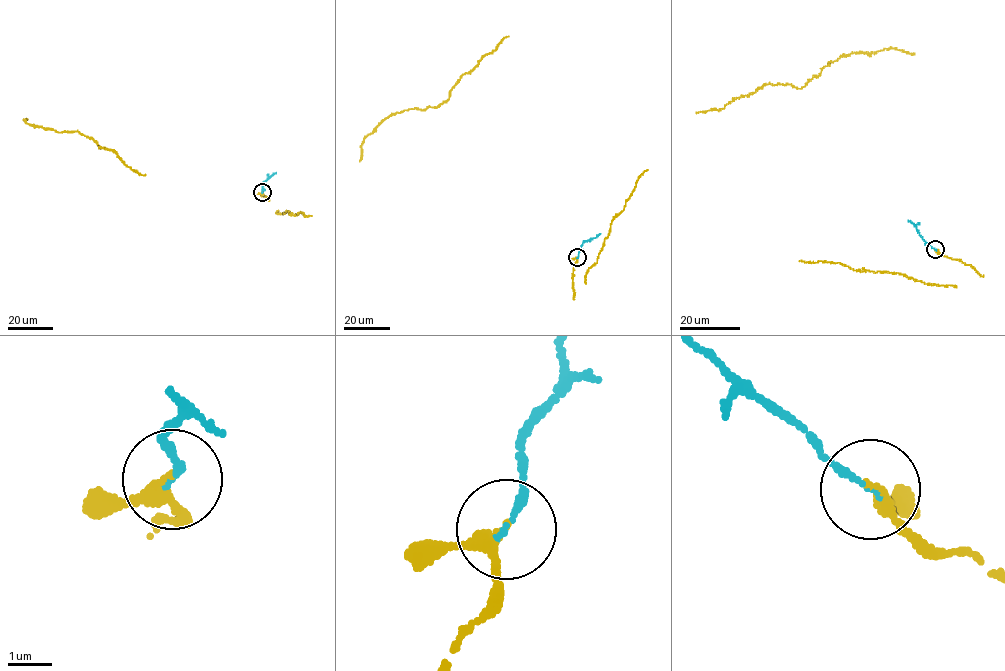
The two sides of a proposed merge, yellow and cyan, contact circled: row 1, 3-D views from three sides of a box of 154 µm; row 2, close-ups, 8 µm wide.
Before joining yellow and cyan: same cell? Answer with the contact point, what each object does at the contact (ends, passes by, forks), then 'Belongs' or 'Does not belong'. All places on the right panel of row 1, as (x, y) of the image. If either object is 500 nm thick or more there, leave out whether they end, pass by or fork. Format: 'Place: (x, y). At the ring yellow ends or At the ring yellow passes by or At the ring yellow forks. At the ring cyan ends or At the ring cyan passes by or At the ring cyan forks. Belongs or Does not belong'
Place: (935, 249). At the ring yellow passes by. At the ring cyan ends. Belongs

